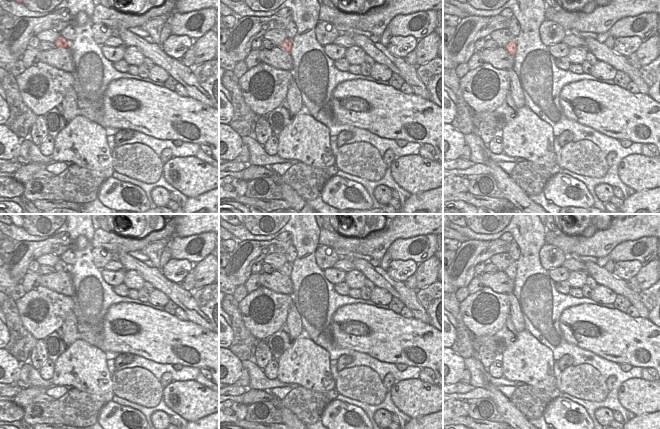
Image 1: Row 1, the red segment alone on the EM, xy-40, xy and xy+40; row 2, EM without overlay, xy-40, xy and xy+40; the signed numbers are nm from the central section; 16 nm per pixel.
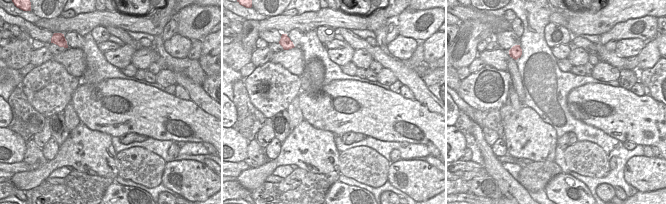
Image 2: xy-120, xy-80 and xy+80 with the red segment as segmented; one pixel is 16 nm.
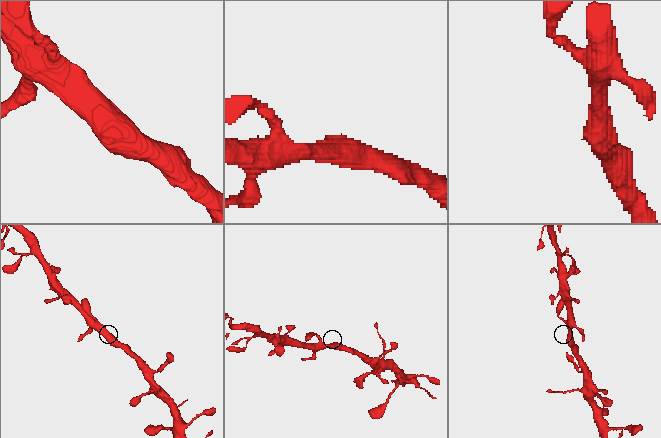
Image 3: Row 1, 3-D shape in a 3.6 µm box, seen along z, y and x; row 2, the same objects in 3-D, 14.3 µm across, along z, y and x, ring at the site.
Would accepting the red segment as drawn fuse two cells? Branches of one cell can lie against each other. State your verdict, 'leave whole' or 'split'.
leave whole

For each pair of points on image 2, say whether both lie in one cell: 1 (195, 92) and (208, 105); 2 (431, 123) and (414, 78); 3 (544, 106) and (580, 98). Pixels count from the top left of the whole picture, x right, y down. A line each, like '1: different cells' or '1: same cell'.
1: same cell
2: different cells
3: different cells

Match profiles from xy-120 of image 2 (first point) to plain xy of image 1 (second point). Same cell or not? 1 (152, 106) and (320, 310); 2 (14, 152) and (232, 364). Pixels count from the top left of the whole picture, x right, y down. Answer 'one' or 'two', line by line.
1: two
2: one

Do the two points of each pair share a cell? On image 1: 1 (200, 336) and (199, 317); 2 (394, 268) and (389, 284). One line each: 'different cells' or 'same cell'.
1: different cells
2: different cells

